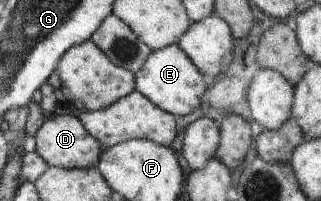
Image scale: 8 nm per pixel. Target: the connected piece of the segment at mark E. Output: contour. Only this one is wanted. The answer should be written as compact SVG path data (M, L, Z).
M179 44L151 51L146 63L138 69L138 73L135 73L136 91L162 111L178 117L190 115L194 109L198 109L208 84L209 81L198 71L184 50L180 49Z

